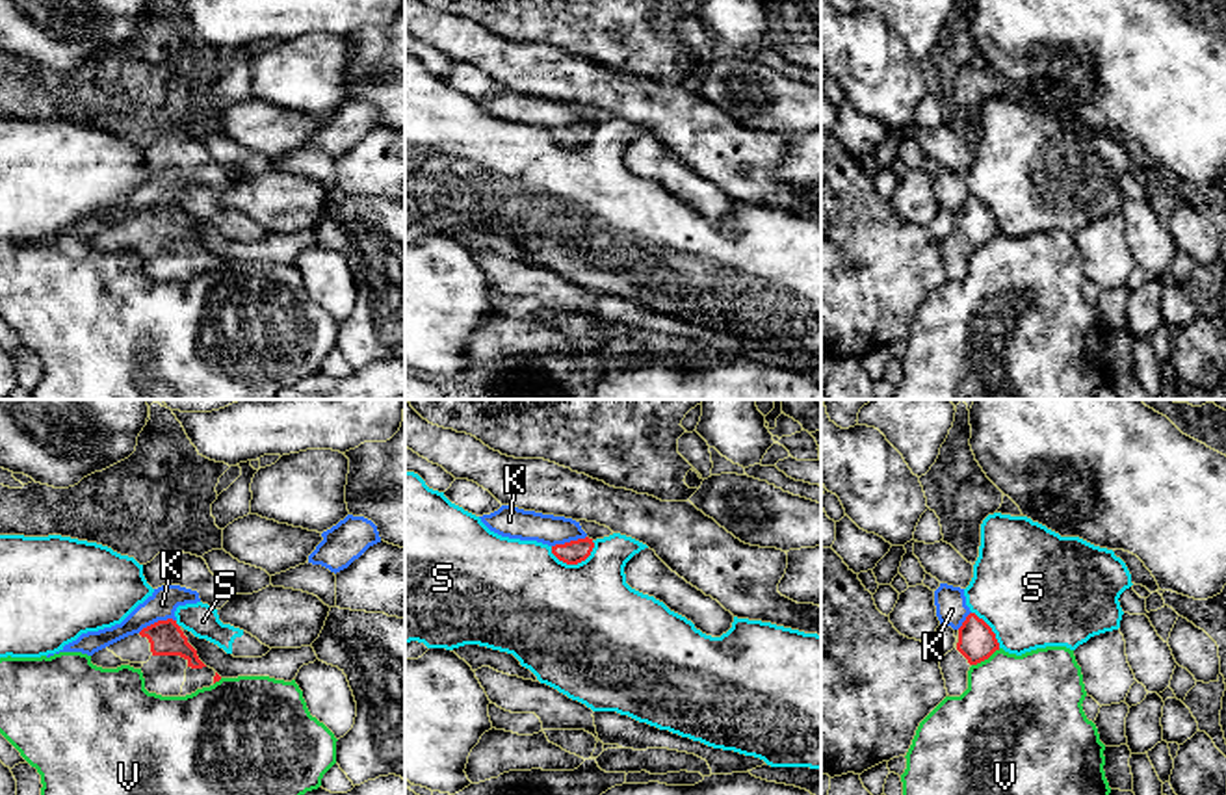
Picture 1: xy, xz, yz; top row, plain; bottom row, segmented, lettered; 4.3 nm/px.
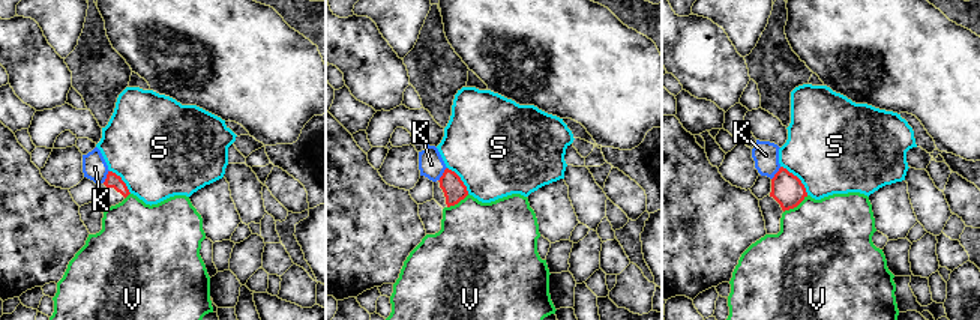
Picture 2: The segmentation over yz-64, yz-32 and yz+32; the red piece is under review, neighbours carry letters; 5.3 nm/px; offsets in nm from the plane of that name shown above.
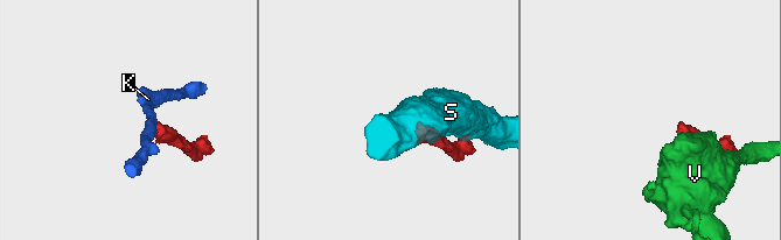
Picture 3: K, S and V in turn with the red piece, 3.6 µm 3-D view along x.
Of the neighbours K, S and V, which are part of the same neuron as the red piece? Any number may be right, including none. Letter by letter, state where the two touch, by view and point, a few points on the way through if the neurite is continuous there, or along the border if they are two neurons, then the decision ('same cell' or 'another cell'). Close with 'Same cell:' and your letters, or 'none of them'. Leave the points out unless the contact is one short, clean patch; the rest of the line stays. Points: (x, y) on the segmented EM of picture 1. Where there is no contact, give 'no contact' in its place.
K: meets red in xy at (158, 621); border along xy (175, 619), (158, 619), (138, 632); another cell
S: meets red in xz at (573, 563); another cell
V: meets red in yz at (985, 658); another cell
Same cell: none of them

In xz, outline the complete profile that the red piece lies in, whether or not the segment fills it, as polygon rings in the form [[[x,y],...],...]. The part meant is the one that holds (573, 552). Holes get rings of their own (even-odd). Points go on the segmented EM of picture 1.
[[[585,537],[552,546],[552,554],[567,565],[578,565],[591,555],[593,548],[594,548],[593,539]]]

